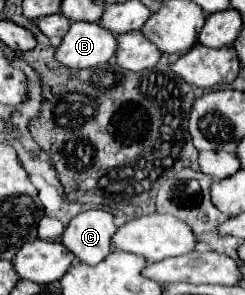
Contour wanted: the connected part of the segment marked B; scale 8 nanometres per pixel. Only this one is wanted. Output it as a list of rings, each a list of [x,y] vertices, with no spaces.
[[[76,21],[70,25],[68,33],[64,35],[62,45],[56,49],[56,59],[72,69],[86,69],[86,67],[96,67],[96,65],[108,63],[116,55],[116,51],[118,51],[118,41],[110,29],[104,29],[98,23]]]

